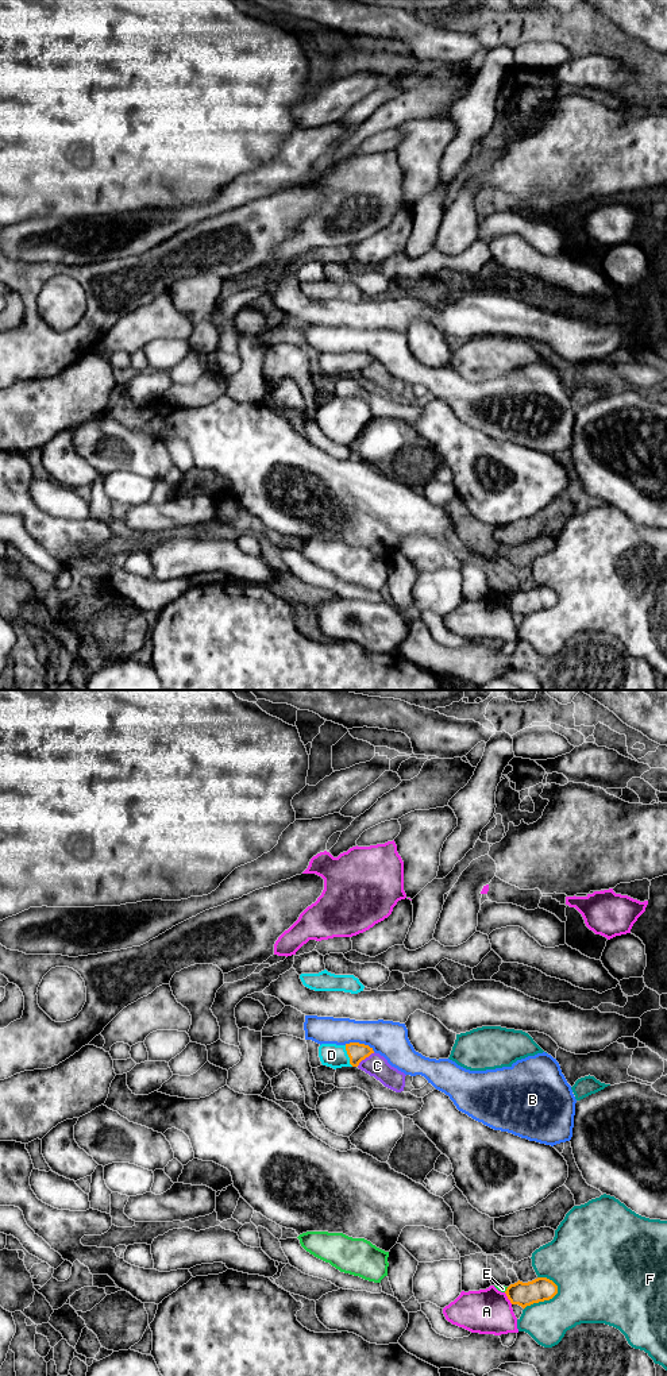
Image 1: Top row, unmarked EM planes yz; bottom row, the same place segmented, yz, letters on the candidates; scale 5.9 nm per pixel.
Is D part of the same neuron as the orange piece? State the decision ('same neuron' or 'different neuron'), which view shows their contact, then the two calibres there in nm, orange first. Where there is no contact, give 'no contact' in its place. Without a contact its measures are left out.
same neuron | yz | 120/140 nm

